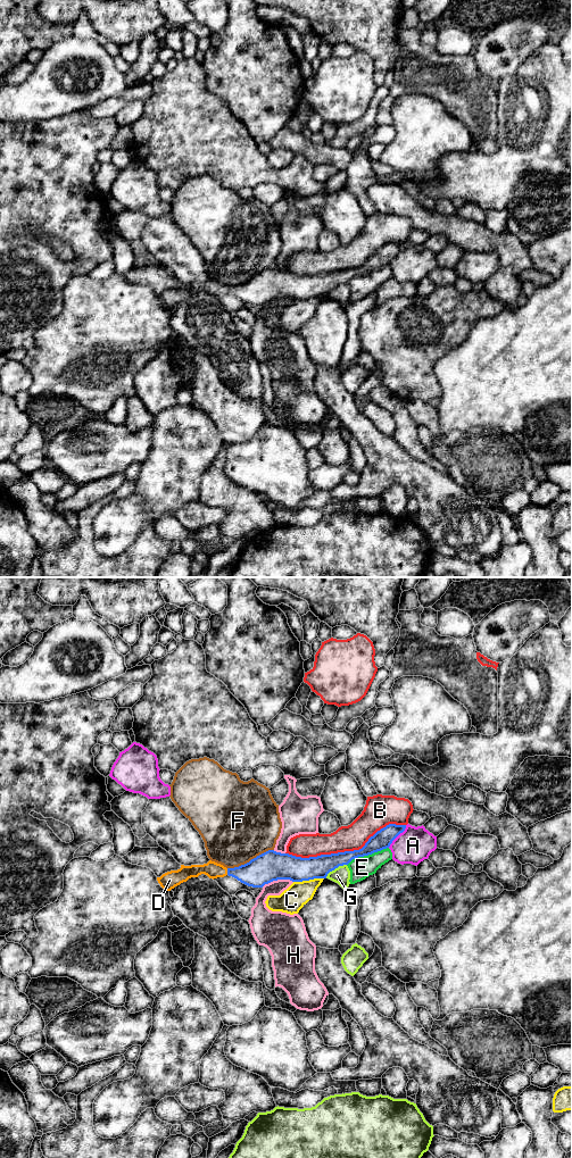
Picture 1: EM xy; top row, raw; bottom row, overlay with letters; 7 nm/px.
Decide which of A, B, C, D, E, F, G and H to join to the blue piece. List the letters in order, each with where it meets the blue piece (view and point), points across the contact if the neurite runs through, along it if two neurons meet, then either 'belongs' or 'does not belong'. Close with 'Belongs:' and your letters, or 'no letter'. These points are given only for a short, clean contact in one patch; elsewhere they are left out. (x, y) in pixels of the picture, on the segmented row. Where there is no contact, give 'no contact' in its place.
A: xy (397, 835) | along xy (406, 825), (388, 847) | does not belong
B: xy (346, 851) | does not belong
C: xy (308, 880) | does not belong
D: xy (228, 872) | across xy (263, 869), (258, 872), (228, 872), (213, 869) | belongs
E: xy (367, 855) | along xy (388, 847), (355, 857), (347, 865) | does not belong
F: xy (251, 859) | does not belong
G: xy (334, 868) | does not belong
H: xy (276, 880) | does not belong
Belongs: D

